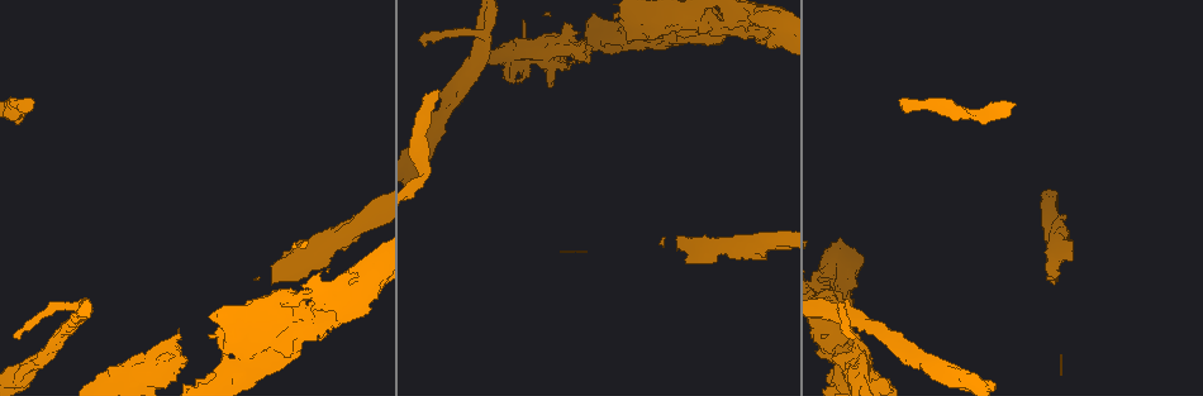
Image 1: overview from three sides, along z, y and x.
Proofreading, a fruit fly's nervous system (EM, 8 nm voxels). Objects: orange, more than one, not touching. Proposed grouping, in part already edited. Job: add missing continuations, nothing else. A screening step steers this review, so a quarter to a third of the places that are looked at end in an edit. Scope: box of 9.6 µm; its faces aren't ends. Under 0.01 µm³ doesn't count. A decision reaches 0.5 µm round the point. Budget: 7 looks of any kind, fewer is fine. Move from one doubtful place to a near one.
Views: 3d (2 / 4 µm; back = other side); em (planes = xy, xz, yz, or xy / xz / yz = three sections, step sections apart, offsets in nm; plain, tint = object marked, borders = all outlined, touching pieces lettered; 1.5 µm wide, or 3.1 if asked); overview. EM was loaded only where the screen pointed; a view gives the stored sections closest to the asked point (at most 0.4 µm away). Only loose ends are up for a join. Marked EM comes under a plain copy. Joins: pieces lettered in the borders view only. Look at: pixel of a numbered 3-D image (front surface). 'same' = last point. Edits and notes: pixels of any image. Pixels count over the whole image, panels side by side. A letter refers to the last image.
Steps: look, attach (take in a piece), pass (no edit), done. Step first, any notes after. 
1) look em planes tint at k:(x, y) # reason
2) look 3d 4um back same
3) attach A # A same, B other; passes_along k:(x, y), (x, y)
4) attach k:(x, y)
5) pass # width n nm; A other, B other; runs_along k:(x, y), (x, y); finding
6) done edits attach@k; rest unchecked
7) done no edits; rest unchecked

look 3d 2um at 1:(439, 90) # an open end

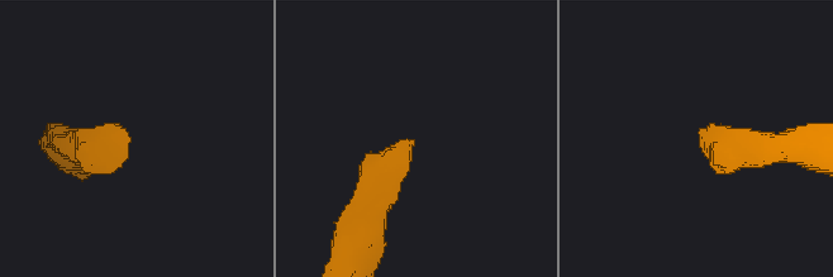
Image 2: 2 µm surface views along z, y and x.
look em yz step 8 borders at 2:(700, 134) # need the tissue

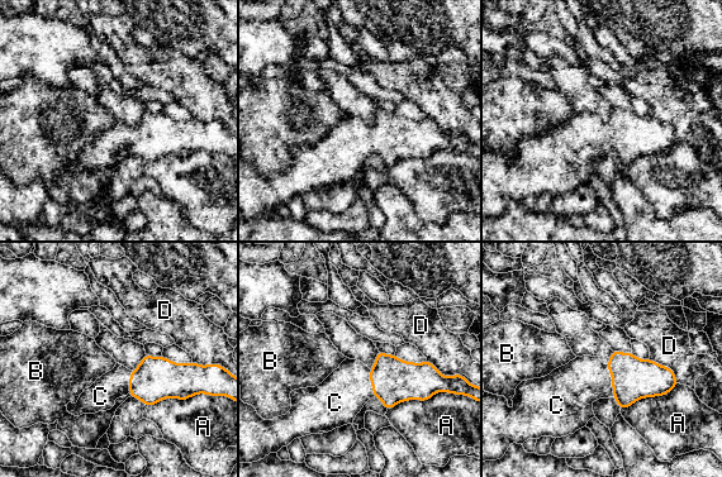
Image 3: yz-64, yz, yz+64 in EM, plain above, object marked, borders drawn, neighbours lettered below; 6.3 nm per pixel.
look em planes borders same # cut it another way

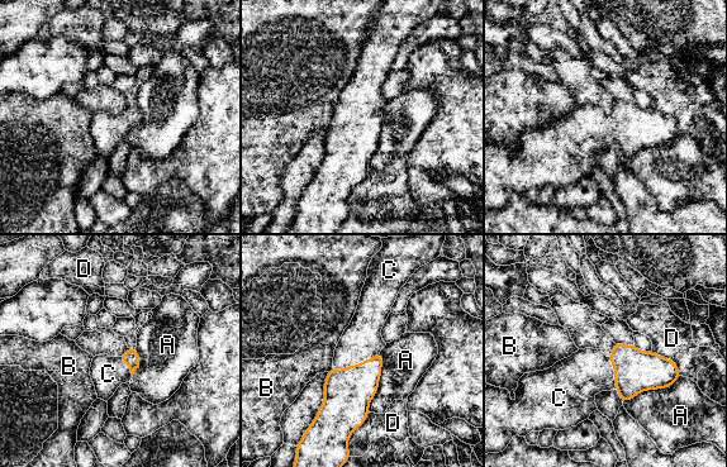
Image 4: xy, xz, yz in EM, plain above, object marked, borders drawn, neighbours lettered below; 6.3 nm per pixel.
attach C # longest_contact A 380 nm; A other, B other, C same, D other; passes_along 4:(347, 392), (356, 365), (361, 339); it goes on there

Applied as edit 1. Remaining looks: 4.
look overview # see it whole again

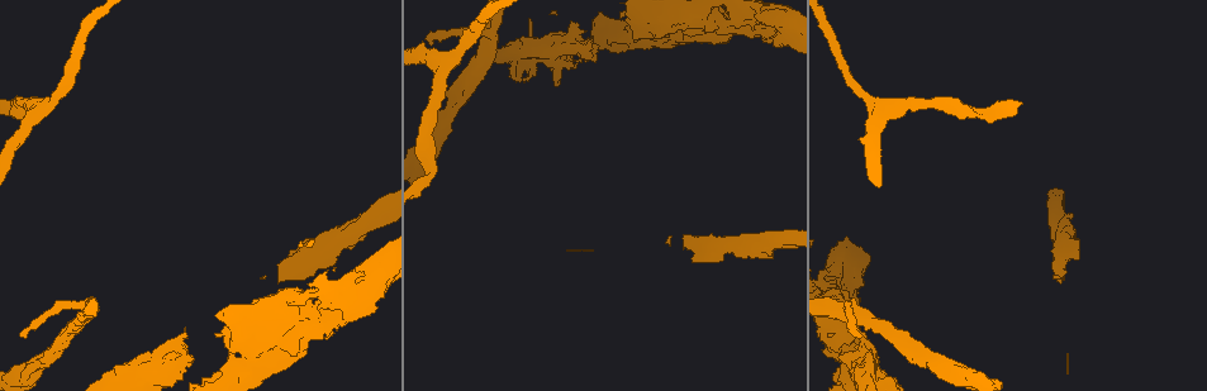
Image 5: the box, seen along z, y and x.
look 3d 4um at 5:(25, 333) # free end

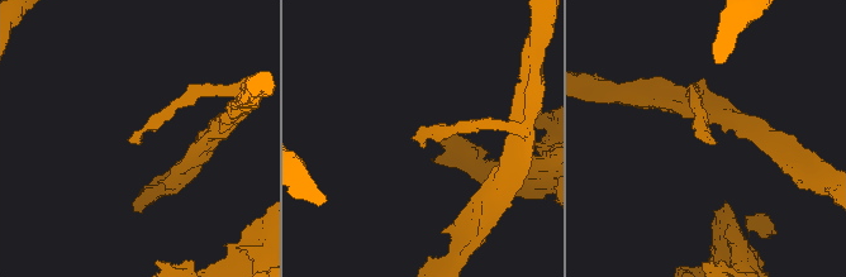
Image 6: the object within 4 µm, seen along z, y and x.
look em planes borders at 6:(717, 142)

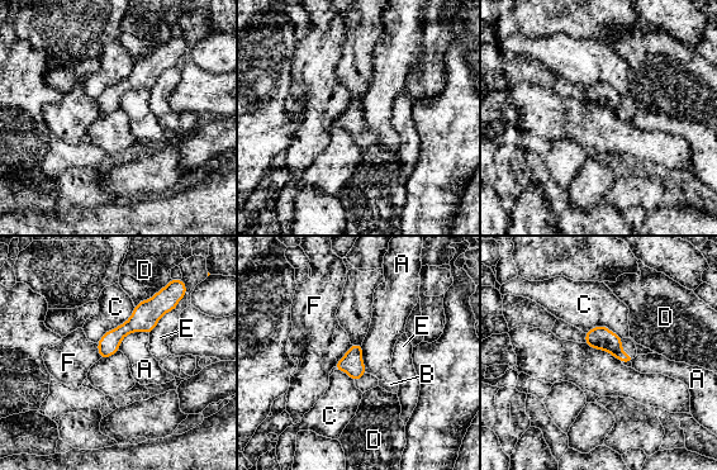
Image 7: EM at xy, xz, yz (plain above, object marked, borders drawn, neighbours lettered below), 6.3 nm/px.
pass # A other, B other, C other, D other, E other, F other; border 7:(148, 332), (129, 332), (118, 350); no lettered piece goes on from it

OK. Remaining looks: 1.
look em planes borders at 5:(710, 262) # free end

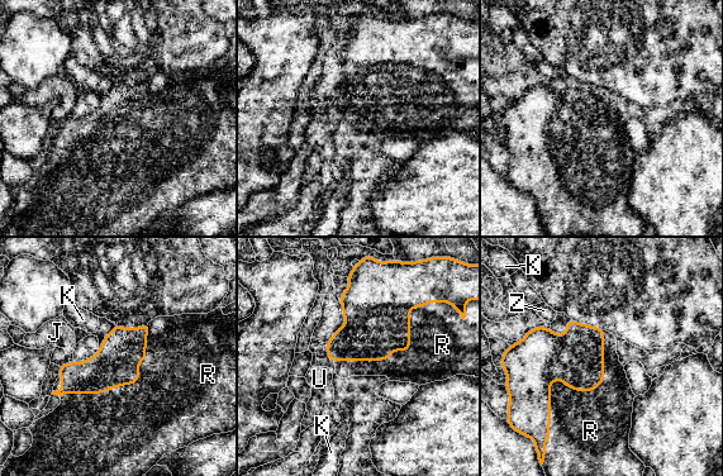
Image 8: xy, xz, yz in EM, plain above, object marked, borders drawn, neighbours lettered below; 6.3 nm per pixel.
attach R # longest_contact R 700 nm; J other, K other, R same, U other, Z other; the neuron continues

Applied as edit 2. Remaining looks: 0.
done edits attach@4, attach@8; rest unchecked

